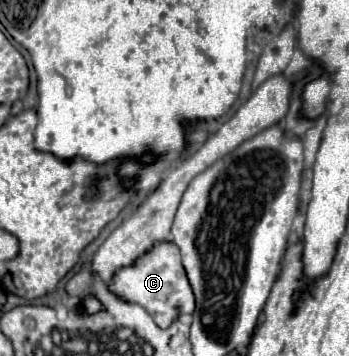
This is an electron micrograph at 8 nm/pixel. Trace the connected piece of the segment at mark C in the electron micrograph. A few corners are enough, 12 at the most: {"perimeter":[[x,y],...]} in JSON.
{"perimeter":[[171,242],[119,270],[109,290],[161,328],[195,310]]}

